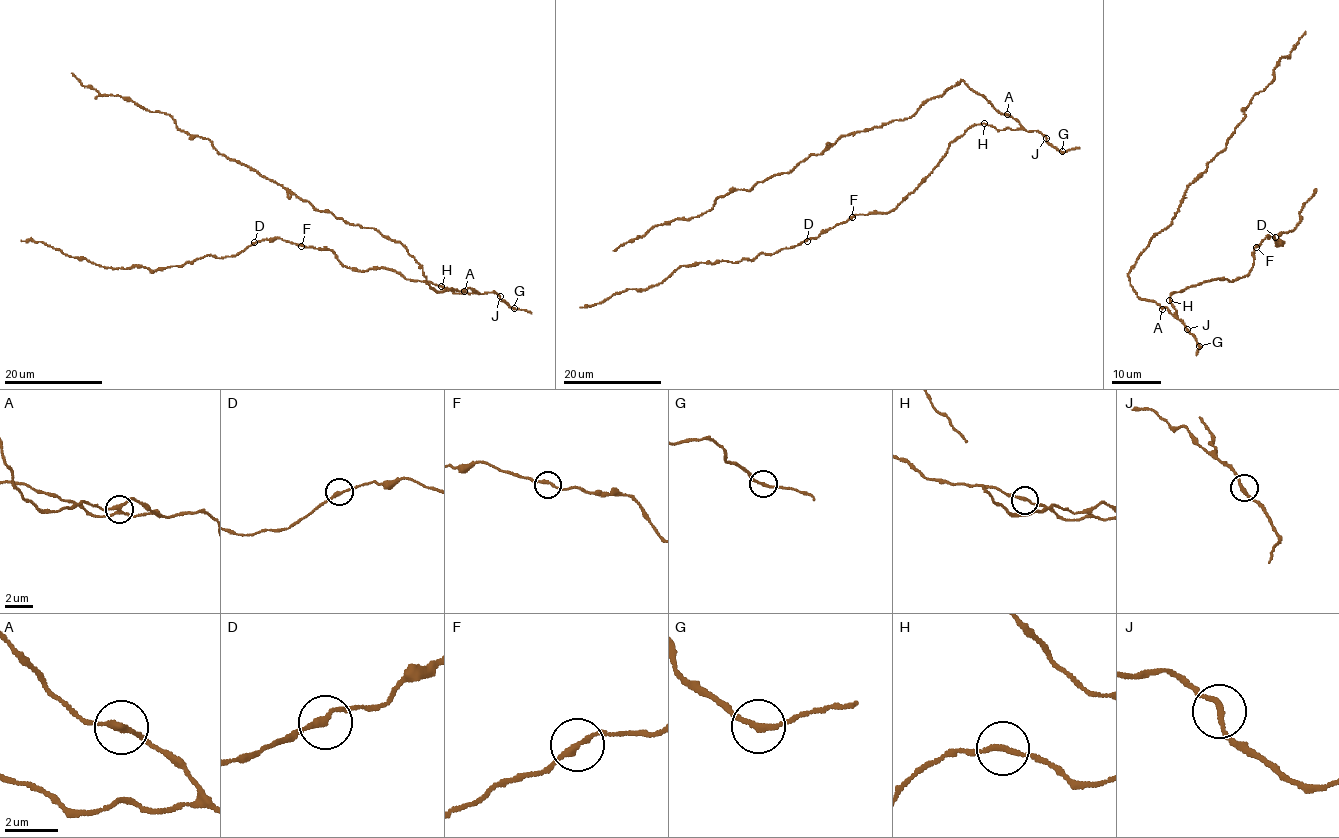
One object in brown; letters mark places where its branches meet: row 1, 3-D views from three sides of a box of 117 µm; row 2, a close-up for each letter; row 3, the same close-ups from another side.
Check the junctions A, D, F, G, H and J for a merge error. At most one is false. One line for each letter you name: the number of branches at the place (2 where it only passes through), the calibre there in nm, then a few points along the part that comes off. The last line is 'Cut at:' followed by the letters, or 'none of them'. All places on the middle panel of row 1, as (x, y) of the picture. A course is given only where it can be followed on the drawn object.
Cut at: none of them

